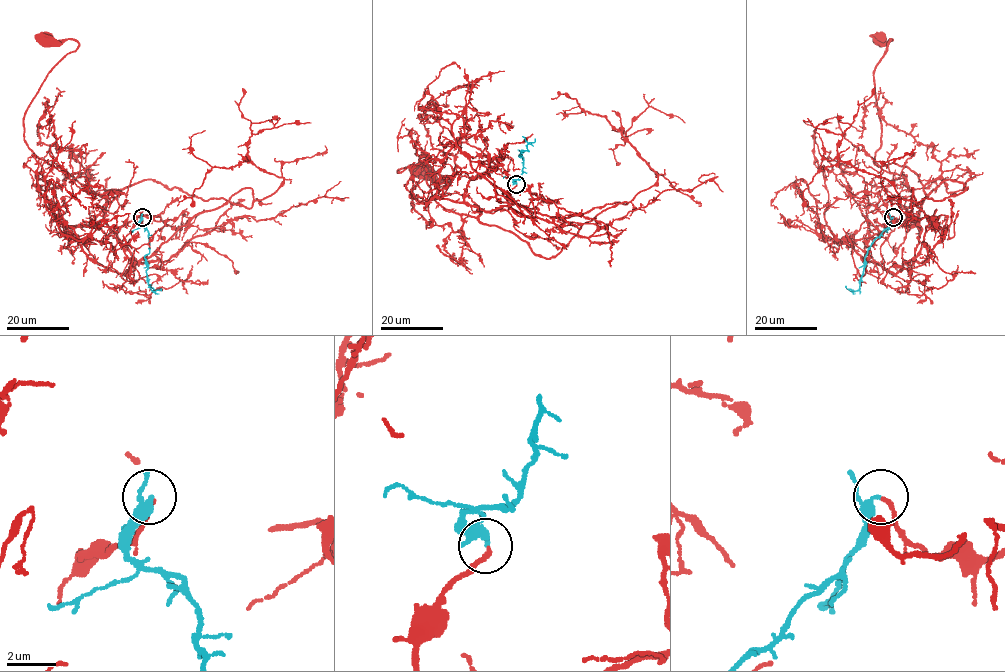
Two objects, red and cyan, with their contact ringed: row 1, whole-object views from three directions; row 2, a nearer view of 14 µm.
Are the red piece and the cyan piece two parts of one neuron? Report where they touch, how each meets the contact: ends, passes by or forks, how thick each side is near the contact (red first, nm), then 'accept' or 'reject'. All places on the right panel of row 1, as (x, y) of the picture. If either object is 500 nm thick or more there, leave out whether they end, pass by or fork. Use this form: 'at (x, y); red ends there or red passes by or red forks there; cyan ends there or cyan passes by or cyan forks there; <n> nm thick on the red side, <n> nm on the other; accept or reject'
at (893, 217); red ends there; cyan passes by; 170 nm thick on the red side, 220 nm on the other; accept

